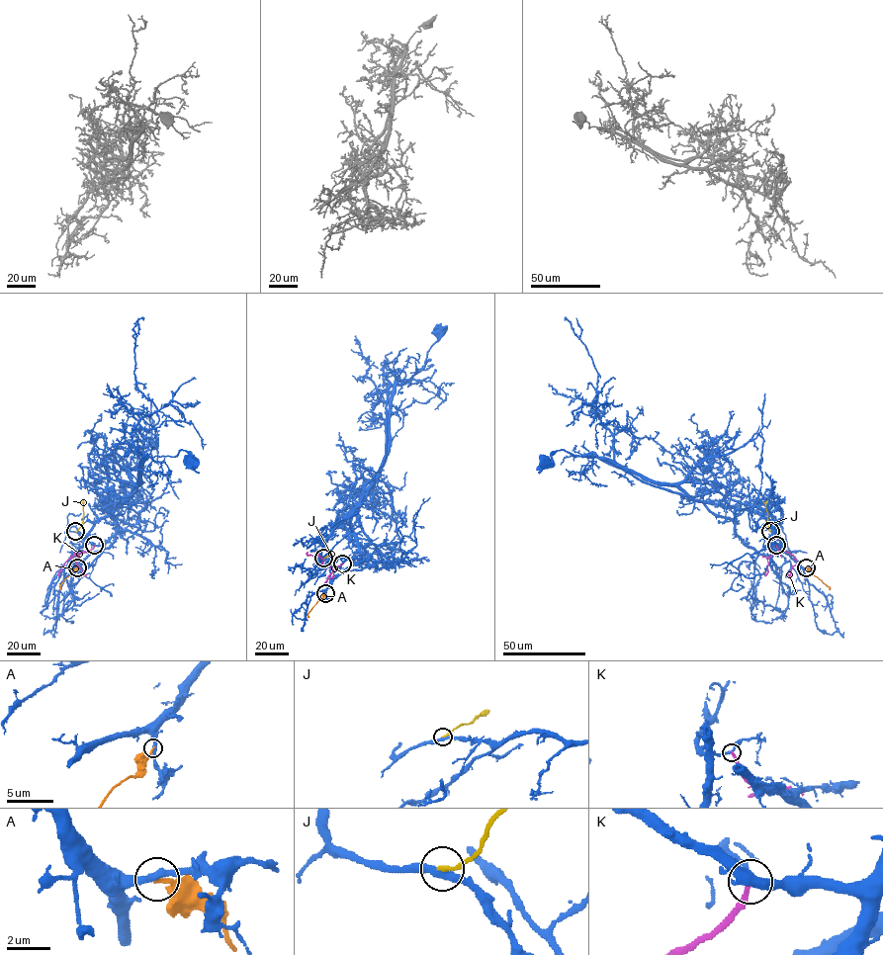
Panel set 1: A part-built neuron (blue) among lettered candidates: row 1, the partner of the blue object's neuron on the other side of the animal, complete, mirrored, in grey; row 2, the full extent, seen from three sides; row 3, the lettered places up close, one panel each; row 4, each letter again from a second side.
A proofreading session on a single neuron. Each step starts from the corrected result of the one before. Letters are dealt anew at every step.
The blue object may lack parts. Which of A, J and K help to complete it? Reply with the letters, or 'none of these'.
none of these

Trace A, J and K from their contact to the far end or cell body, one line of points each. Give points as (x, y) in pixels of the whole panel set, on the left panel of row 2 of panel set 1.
A: (77, 567), (59, 589)
J: (75, 531), (83, 521), (83, 500)
K: (94, 545), (86, 552), (75, 553), (59, 572)

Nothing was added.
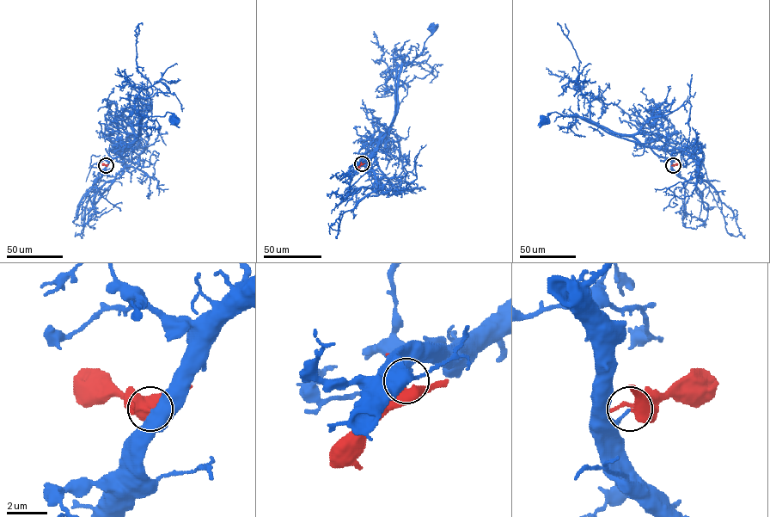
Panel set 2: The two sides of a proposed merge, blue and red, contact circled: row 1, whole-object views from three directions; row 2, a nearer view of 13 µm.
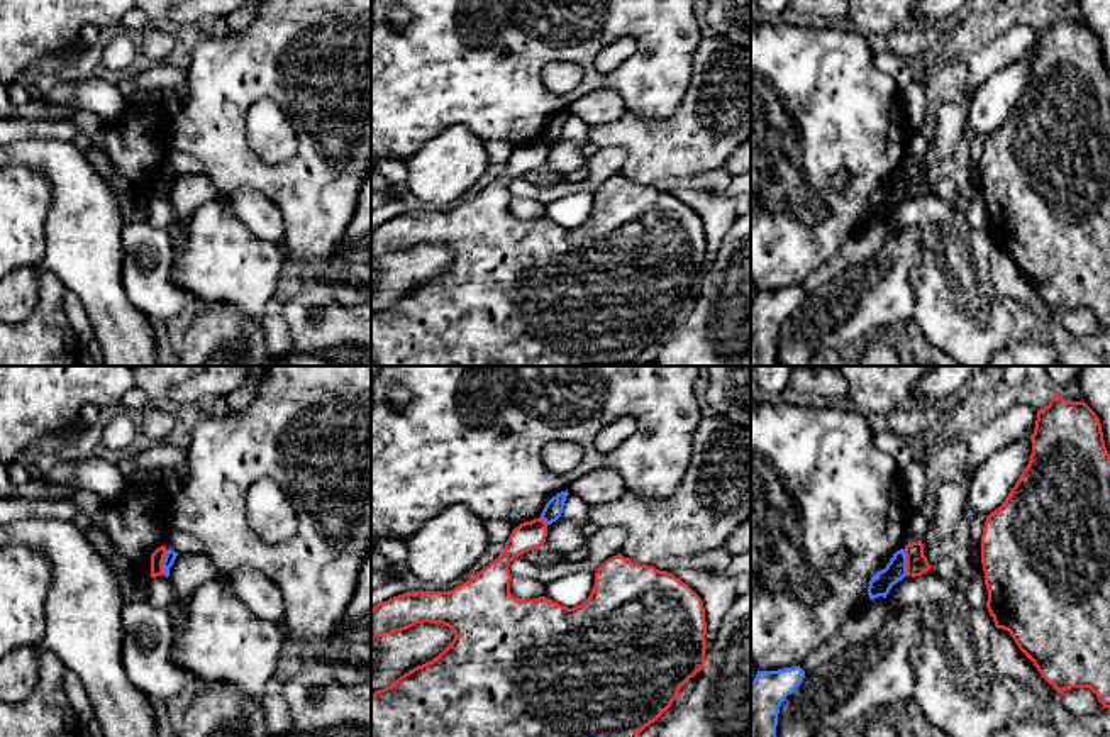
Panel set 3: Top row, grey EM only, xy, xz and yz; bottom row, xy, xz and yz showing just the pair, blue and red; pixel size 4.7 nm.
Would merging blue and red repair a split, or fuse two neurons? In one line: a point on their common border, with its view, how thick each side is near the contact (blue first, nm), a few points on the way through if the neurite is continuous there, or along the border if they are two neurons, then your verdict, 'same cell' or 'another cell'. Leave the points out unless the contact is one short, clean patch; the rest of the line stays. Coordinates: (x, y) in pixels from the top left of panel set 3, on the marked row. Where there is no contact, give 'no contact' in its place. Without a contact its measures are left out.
yz (905, 563) | 110/100 nm | along yz (904, 549), (907, 575) | another cell

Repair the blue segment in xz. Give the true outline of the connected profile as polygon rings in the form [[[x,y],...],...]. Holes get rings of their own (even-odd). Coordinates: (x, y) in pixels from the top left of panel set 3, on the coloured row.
[[[566,490],[566,491],[558,493],[556,496],[552,496],[546,503],[546,507],[544,507],[544,510],[542,510],[542,513],[541,513],[539,518],[542,518],[547,525],[551,525],[552,522],[556,522],[561,517],[561,513],[563,513],[564,501],[566,501],[568,495],[569,493]]]

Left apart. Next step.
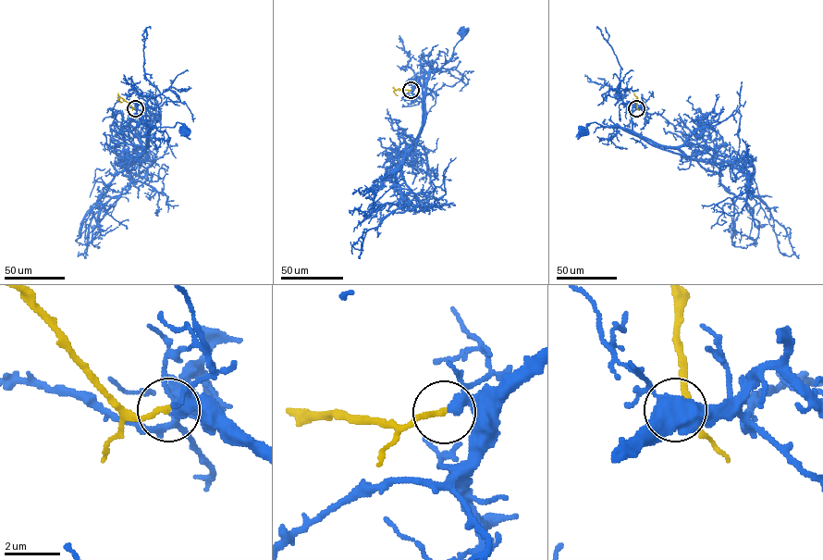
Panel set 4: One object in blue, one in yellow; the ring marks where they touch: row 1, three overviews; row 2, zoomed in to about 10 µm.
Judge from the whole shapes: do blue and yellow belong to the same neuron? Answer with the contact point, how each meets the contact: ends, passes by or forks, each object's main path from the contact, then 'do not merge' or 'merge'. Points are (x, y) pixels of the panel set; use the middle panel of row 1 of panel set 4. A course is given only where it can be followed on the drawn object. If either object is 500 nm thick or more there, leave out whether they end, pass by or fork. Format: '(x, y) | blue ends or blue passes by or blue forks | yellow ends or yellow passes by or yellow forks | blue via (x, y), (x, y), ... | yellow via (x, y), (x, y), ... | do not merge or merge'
(411, 90) | blue passes by | yellow ends | blue via (411, 90), (424, 84), (432, 70), (439, 69), (451, 59), (453, 49), (463, 33) | yellow via (411, 90), (393, 92), (398, 95) | merge

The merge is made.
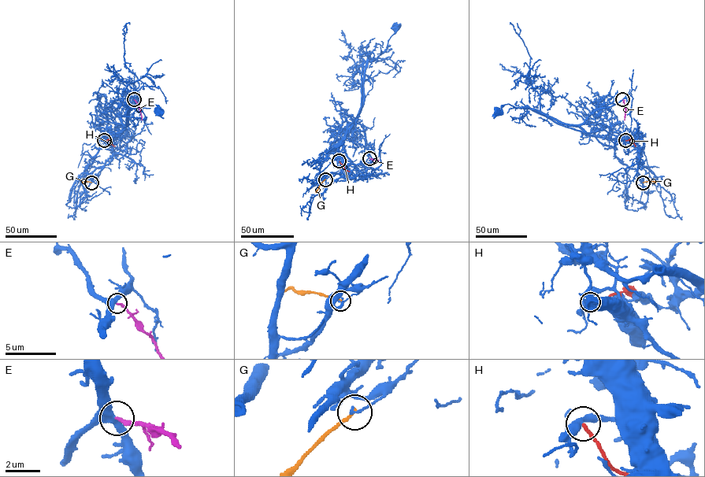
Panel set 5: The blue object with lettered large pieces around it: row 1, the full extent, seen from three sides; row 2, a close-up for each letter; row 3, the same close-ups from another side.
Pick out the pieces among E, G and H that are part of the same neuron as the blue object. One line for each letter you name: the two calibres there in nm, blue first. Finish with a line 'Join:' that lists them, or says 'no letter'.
Join: no letter

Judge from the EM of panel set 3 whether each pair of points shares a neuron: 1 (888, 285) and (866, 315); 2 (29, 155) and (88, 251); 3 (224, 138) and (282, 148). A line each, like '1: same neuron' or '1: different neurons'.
1: same neuron
2: same neuron
3: different neurons

